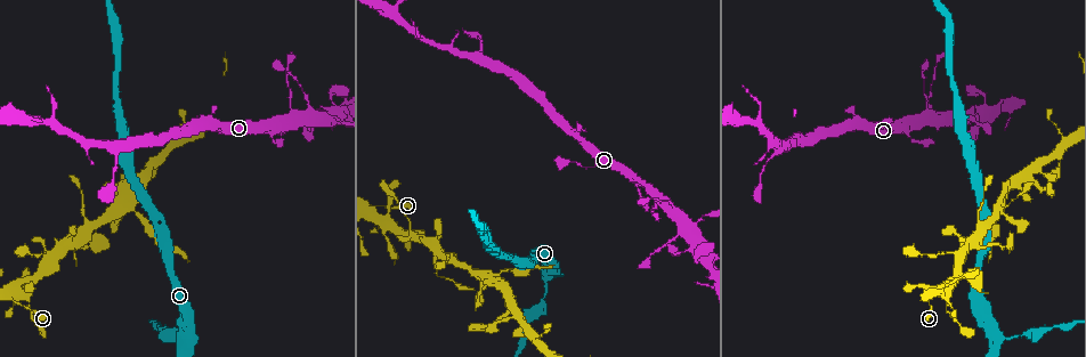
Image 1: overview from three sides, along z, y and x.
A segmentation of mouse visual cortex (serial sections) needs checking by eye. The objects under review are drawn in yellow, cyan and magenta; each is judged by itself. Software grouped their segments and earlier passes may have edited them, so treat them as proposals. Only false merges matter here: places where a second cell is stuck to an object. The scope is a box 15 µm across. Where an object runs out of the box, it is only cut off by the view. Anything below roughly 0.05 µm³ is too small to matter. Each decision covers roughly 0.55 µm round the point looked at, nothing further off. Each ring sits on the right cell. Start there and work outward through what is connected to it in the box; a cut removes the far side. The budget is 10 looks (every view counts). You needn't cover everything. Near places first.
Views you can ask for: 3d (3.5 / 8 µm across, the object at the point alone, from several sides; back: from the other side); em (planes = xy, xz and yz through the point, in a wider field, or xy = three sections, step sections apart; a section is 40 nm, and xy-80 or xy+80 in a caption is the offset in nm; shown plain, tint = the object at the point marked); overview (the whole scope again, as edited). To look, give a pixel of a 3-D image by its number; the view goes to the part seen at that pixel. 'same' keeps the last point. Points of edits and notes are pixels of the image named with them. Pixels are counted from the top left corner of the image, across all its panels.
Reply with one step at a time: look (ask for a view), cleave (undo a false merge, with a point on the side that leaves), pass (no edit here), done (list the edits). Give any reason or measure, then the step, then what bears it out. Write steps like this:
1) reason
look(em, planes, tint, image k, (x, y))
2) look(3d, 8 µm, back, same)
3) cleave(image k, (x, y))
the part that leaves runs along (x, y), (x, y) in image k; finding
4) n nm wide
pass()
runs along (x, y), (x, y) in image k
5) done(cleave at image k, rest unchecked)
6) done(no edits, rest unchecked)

looks like a crossing
look(3d, 8 µm, image 1, (371, 210))

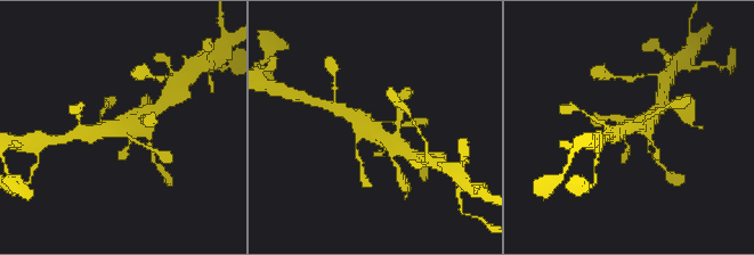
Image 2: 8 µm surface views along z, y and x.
look(3d, 3.5 µm, image 2, (120, 128))

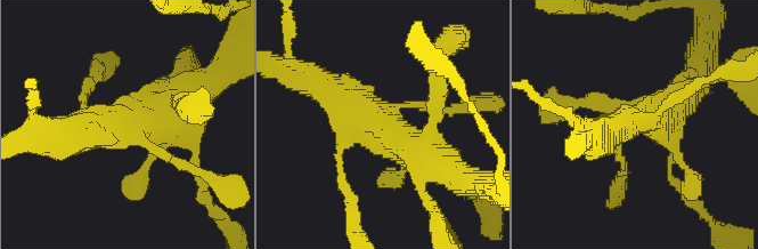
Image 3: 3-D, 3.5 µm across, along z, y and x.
4 arms; arms of 150, 200, 400, 600 nm; need the tissue
look(em, xy, step 2, tint, image 3, (130, 128))

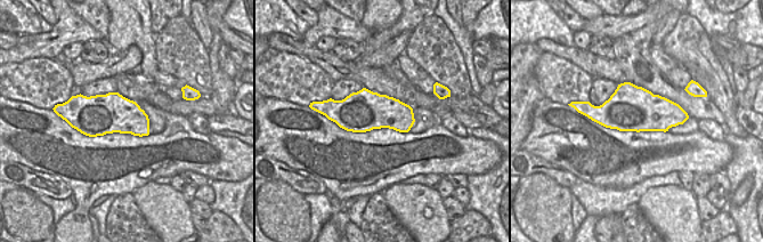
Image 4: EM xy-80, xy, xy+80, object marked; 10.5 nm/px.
pass()
runs along (624, 170), (618, 143), (629, 128), (674, 107) in image 3; all the same cell

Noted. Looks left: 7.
thin arm on a thick one
look(3d, 3.5 µm, back, image 1, (50, 259))

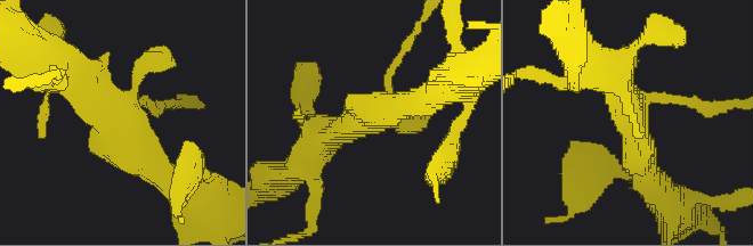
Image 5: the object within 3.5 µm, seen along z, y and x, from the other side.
look(em, xy, step 5, tint, image 5, (123, 121))

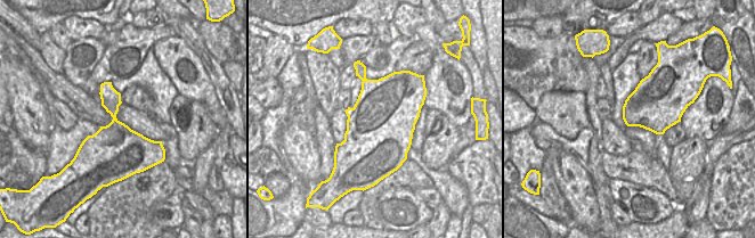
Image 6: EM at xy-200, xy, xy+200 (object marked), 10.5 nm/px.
pass()
runs along (167, 179), (65, 71) in image 5; all the same cell

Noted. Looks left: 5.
narrows sharply
look(3d, 8 µm, back, image 1, (500, 323))

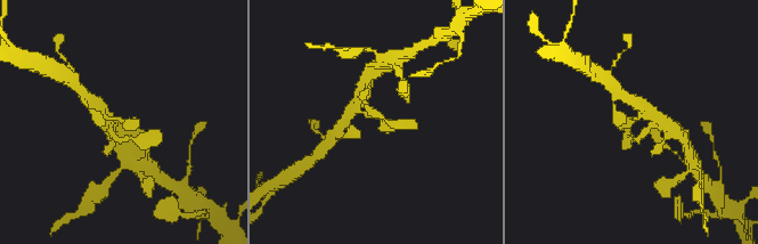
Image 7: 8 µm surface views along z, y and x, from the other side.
shape alone is not enough
look(em, planes, tint, image 7, (380, 121))

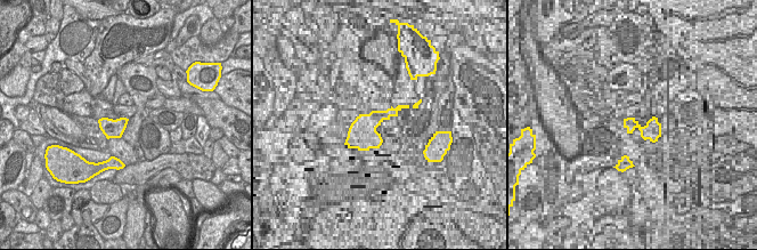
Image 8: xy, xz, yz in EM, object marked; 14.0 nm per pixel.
pass()
continuous, no second cell

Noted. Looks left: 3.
four arms meet
look(3d, 3.5 µm, image 1, (672, 206))

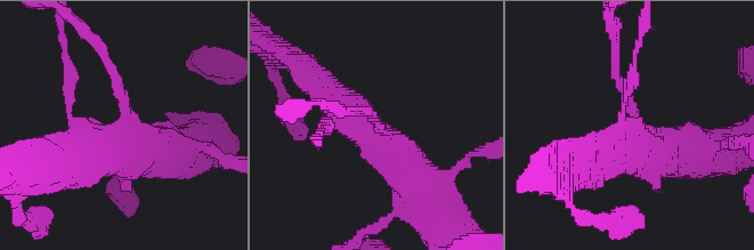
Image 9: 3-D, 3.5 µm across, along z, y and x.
4 arms
pass()
runs along (315, 77), (420, 184) in image 9; all the same cell

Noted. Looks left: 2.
done(no edits, rest unchecked)

